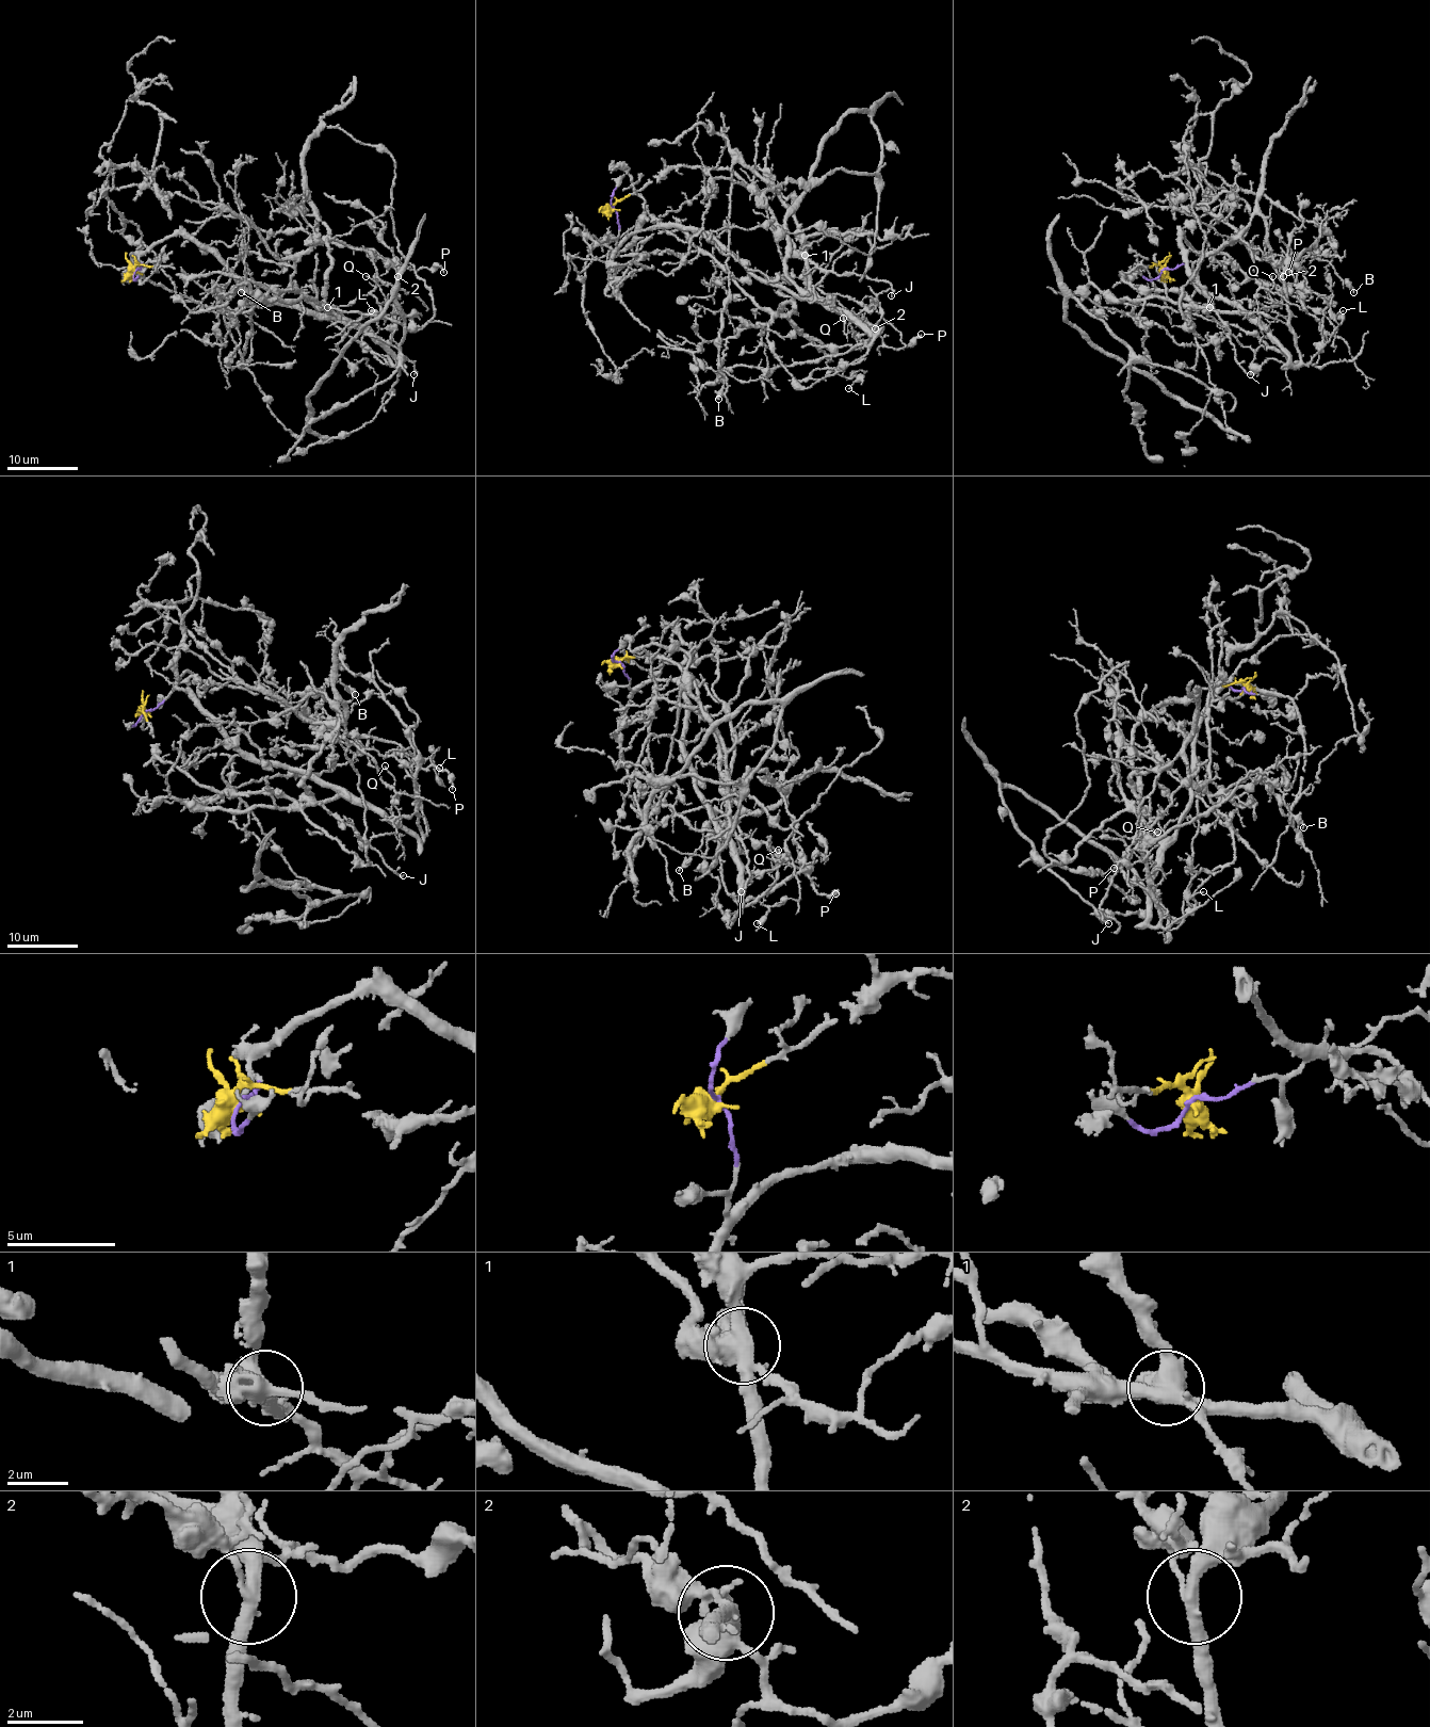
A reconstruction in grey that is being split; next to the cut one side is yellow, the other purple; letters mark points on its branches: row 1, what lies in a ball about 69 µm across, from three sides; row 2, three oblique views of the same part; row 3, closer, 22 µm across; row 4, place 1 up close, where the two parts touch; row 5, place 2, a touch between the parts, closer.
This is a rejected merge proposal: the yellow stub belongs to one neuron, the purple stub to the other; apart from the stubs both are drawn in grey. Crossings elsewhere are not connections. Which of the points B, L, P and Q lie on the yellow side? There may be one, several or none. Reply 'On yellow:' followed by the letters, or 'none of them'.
On yellow: B, L

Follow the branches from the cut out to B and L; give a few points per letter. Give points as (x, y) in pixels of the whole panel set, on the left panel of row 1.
B: (134, 271), (230, 273), (315, 306), (330, 262), (318, 213), (315, 240), (291, 265), (246, 253), (241, 292)
L: (134, 271), (230, 273), (315, 306), (330, 262), (318, 213), (289, 284), (320, 303), (371, 294), (371, 310)

